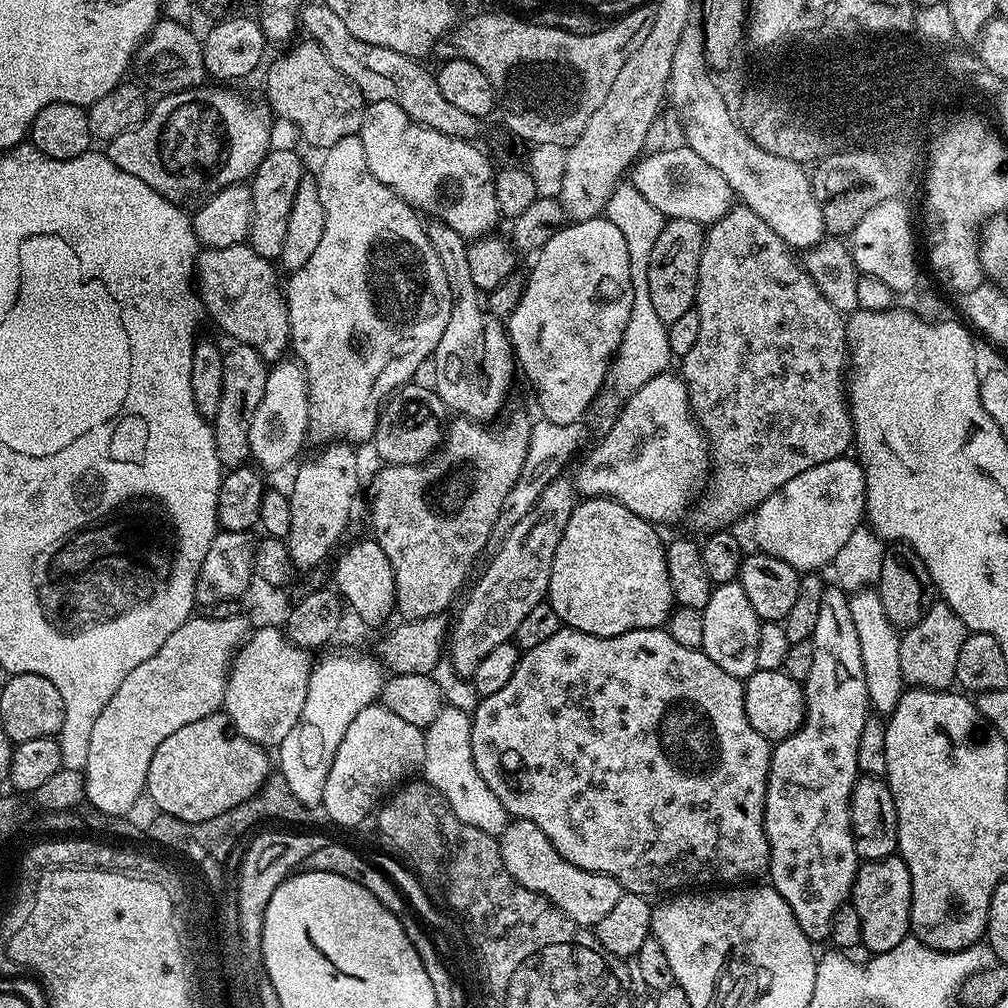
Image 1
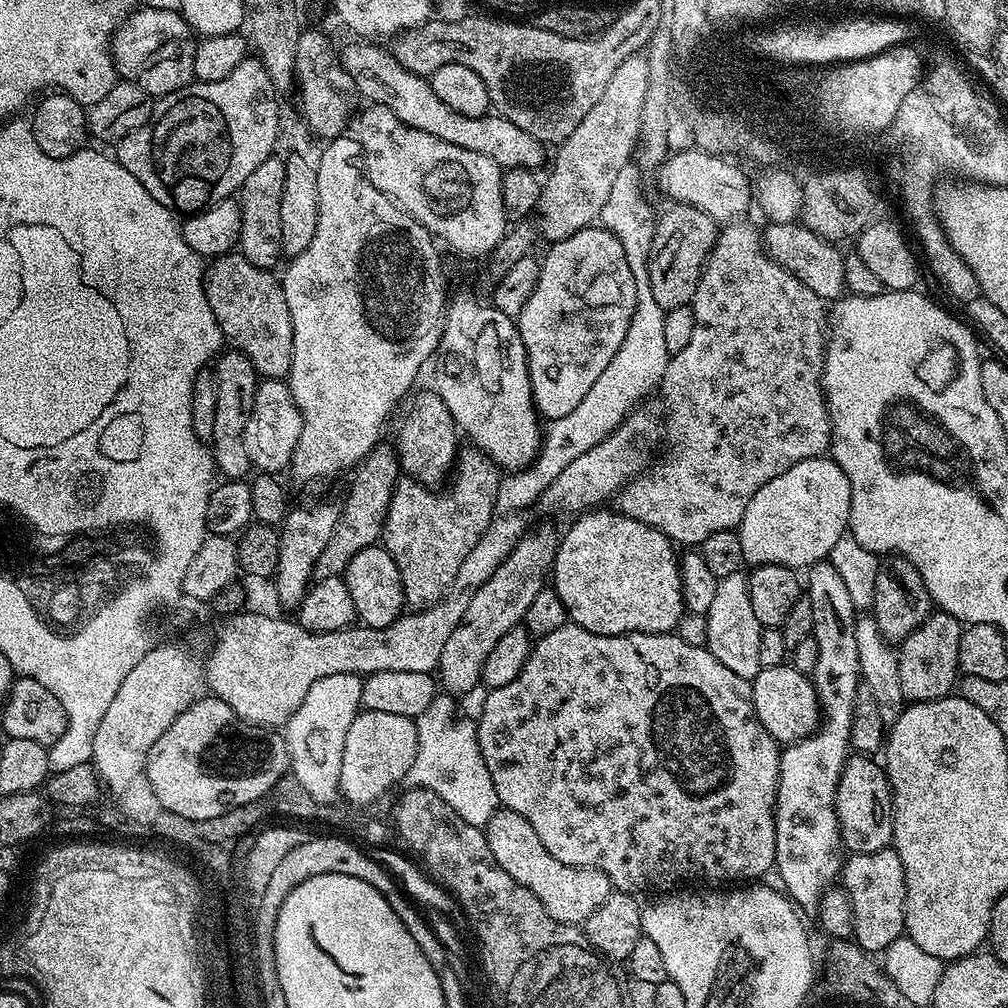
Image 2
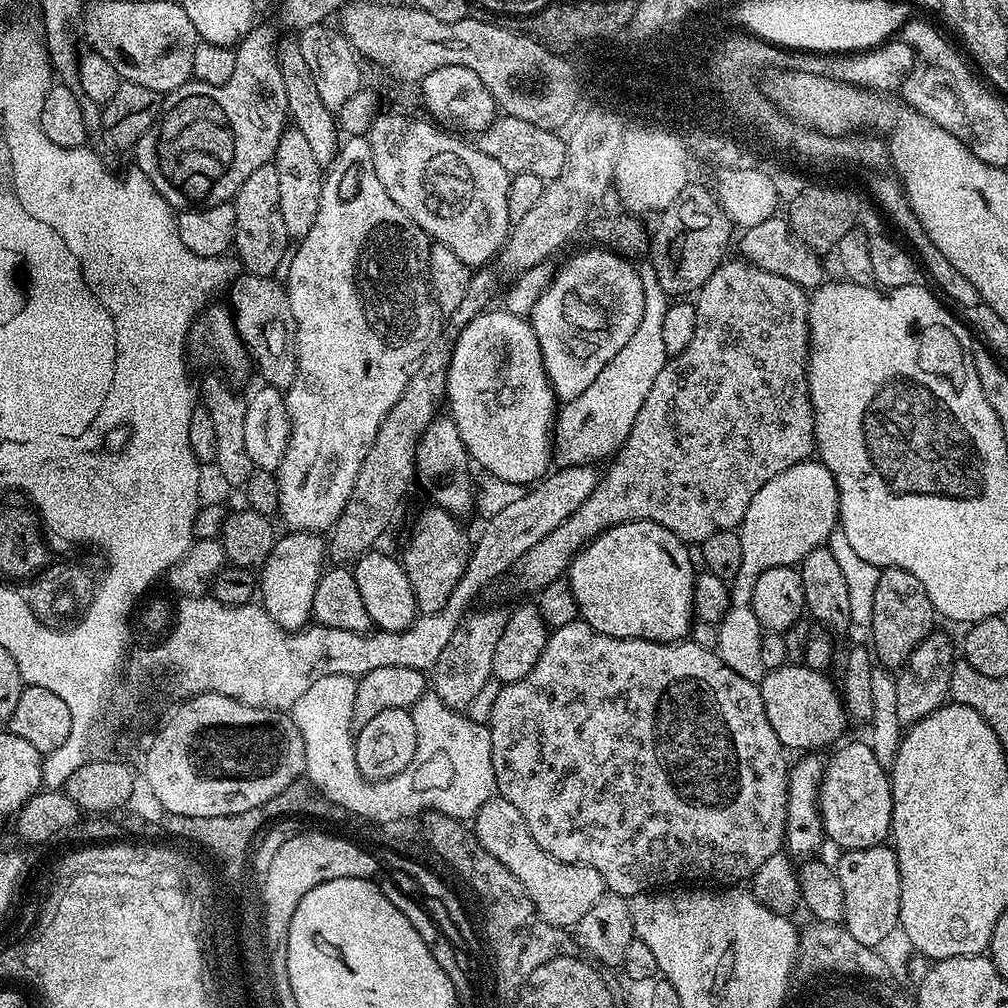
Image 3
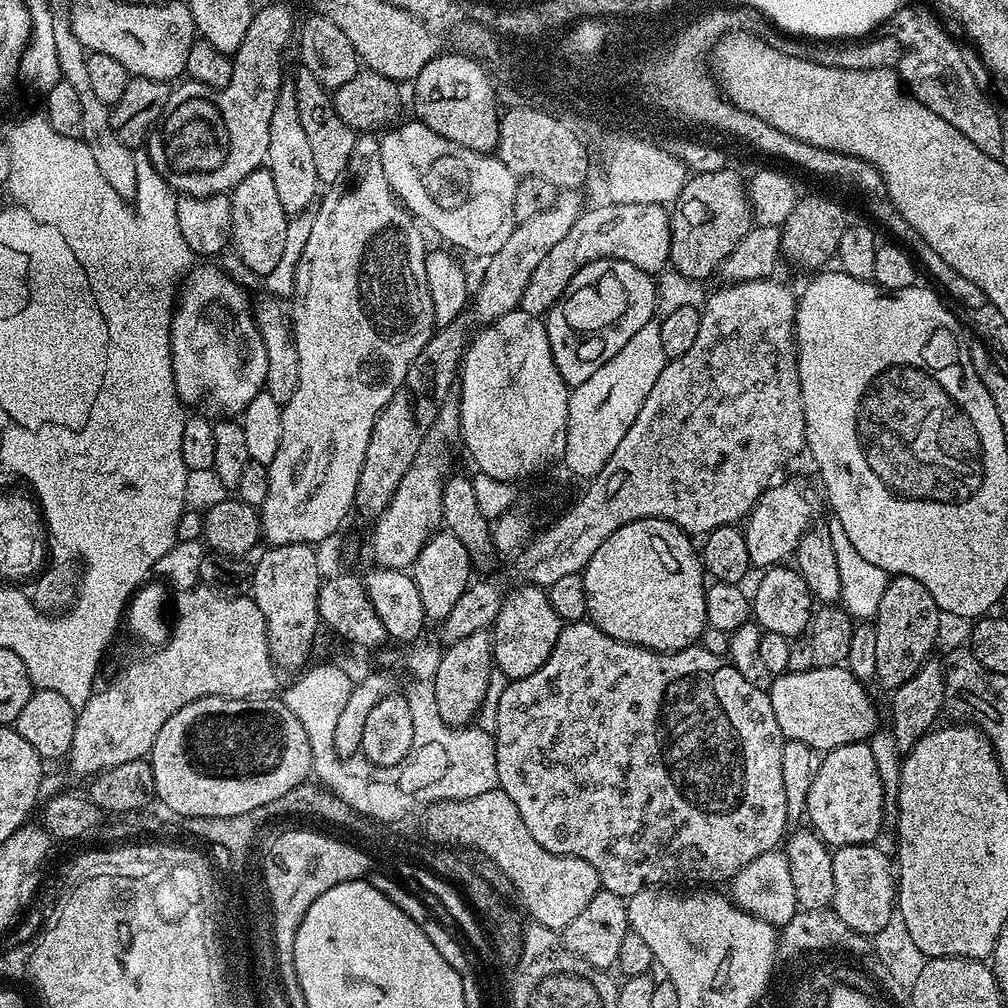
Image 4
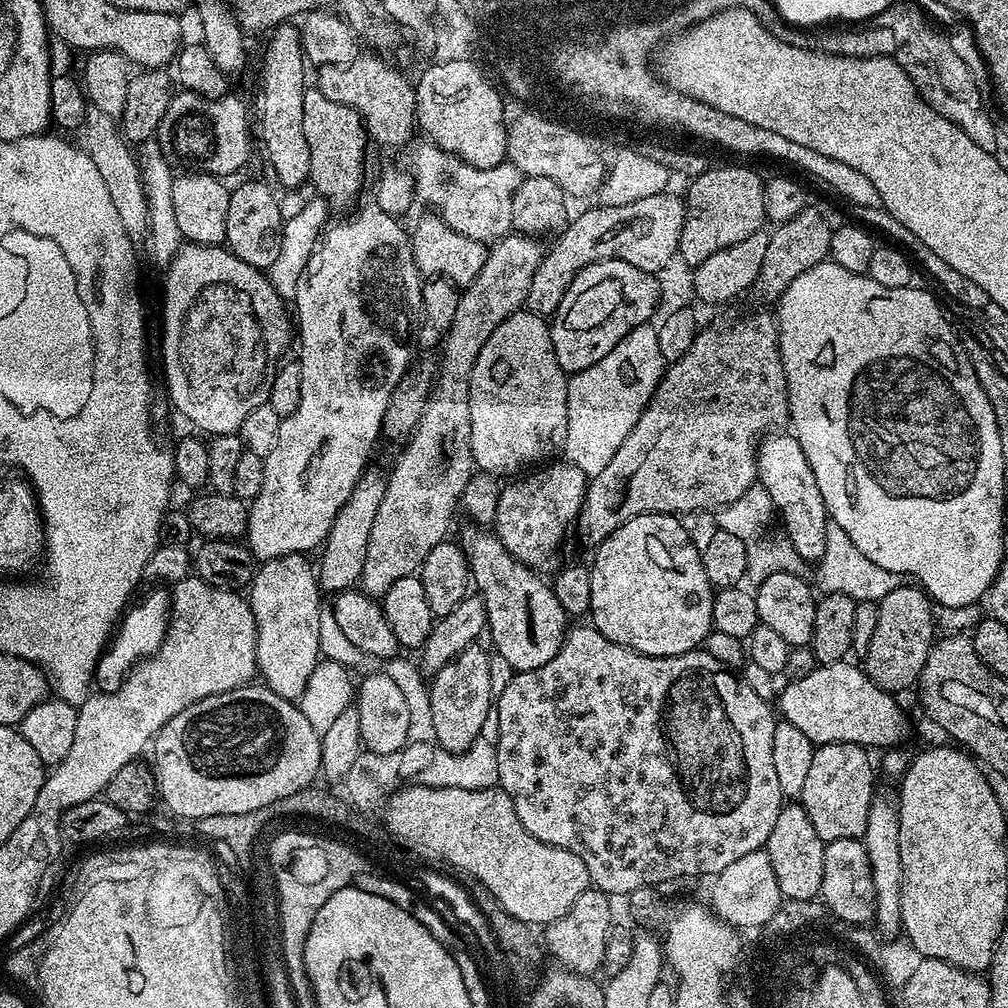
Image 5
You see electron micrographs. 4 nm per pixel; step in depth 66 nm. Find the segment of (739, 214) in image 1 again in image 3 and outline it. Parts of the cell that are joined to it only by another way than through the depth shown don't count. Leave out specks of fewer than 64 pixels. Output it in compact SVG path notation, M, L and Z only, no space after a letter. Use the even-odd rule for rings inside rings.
M743 258L725 259L712 274L709 280L695 293L696 325L694 326L694 338L690 338L690 346L682 350L682 354L668 359L662 366L662 374L654 378L654 386L650 386L650 394L646 394L646 402L642 402L642 410L638 410L638 418L634 418L634 426L630 434L625 438L615 453L612 465L597 479L594 490L578 510L570 518L562 522L542 542L530 546L522 558L510 569L511 575L507 577L508 588L512 592L529 592L535 594L541 588L550 586L550 582L561 579L567 573L572 560L591 540L602 535L608 528L613 528L626 522L638 522L639 520L652 520L658 526L666 526L679 540L683 540L692 546L703 544L710 534L715 532L731 532L739 529L742 518L746 514L746 506L750 506L750 498L774 478L774 474L782 474L790 466L809 459L813 455L816 446L814 434L814 414L812 403L808 393L808 302L809 293L800 288L789 278L782 278L777 273L770 273L758 266L749 264Z

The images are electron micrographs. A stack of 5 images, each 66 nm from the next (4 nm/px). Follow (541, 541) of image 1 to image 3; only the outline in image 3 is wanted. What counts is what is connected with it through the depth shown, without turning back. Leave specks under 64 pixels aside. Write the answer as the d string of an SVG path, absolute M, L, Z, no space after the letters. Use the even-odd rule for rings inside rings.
M488 608L485 612L474 612L461 620L460 627L454 630L454 638L446 642L442 654L438 654L438 662L430 670L431 691L436 692L446 706L457 710L467 709L468 704L474 702L474 694L479 694L482 686L493 679L494 646L498 646L498 638L508 621L505 609Z

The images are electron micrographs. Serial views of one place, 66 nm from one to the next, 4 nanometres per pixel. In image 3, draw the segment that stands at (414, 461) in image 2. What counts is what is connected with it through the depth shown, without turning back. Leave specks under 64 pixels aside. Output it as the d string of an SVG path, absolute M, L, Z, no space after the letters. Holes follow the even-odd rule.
M437 415L436 419L426 426L416 447L415 479L432 495L431 503L437 508L445 508L453 518L464 518L464 515L472 508L472 476L468 473L468 464L470 465L470 457L458 434L458 426L452 420L451 415Z

